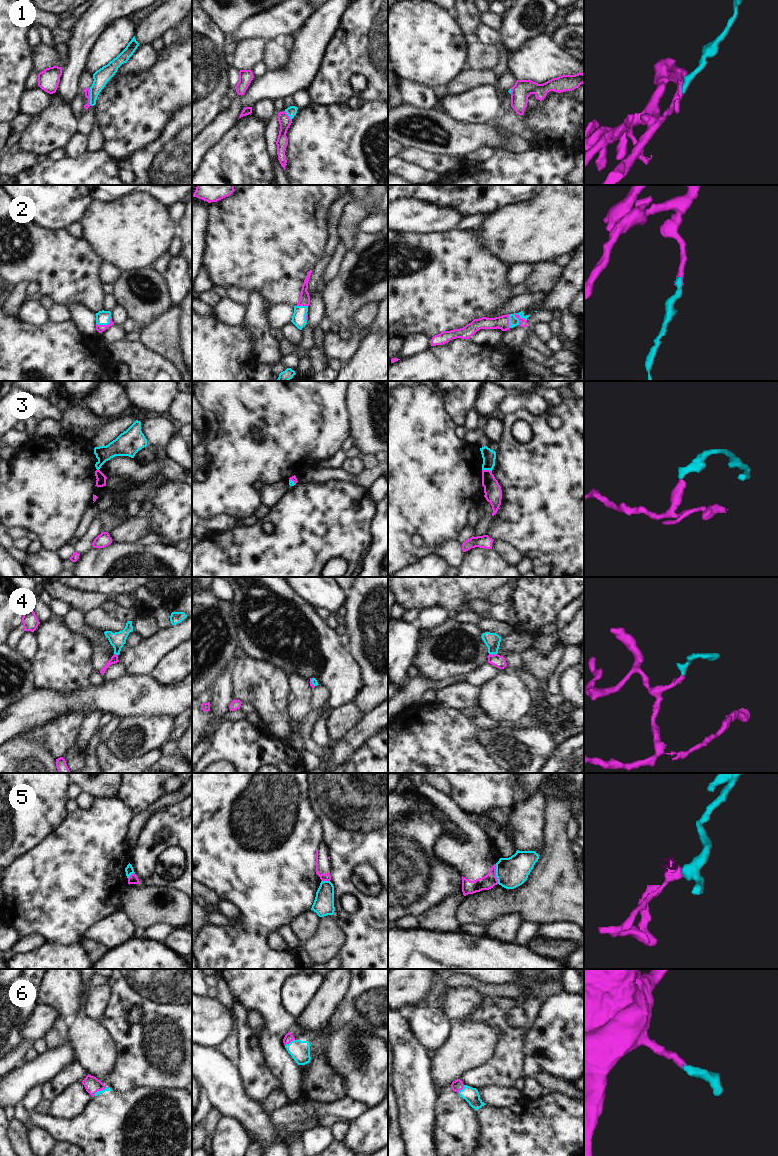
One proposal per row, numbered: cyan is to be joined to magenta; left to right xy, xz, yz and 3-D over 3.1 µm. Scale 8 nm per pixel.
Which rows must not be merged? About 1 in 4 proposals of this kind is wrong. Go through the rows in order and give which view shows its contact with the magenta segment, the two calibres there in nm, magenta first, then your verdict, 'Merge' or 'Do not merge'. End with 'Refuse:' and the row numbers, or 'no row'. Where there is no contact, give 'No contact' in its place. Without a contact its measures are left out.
1: Touches magenta in xy. Thickness 50 nm (magenta) against 120 nm. Do not merge
2: Touches magenta in yz. Thickness 60 nm (magenta) against 80 nm. Merge
3: Touches magenta in yz. Thickness 140 nm (magenta) against 110 nm. Do not merge
4: Touches magenta in yz. Thickness 100 nm (magenta) against 130 nm. Merge
5: Touches magenta in yz. Thickness 120 nm (magenta) against 240 nm. Do not merge
6: Touches magenta in xz. Thickness 70 nm (magenta) against 160 nm. Merge
Refuse: 1, 3, 5

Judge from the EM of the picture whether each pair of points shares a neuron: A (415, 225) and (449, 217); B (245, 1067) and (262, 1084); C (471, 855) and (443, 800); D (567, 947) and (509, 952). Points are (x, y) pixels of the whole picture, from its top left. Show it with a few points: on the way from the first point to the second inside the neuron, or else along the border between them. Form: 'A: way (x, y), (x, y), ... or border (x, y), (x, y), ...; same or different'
A: way (423, 218), (441, 218); same
B: way (249, 1071), (258, 1080); same
C: way (472, 841), (472, 830), (456, 814); same
D: border (526, 944), (538, 954), (554, 958); different

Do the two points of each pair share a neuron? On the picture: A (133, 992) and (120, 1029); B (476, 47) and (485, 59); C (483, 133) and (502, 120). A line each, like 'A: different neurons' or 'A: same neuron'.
A: same neuron
B: same neuron
C: different neurons

